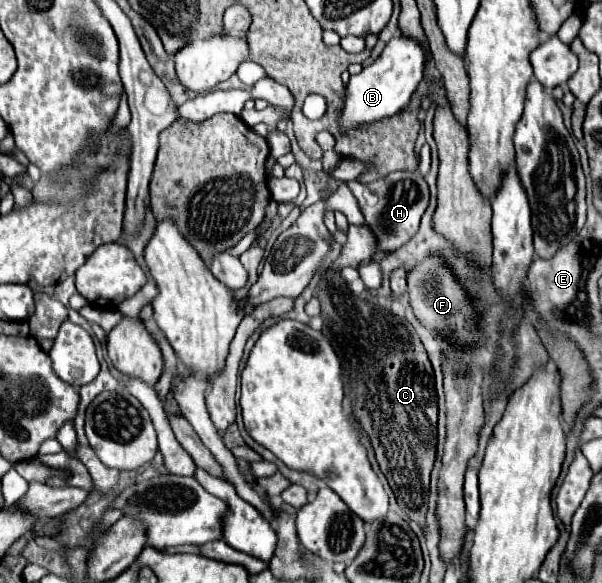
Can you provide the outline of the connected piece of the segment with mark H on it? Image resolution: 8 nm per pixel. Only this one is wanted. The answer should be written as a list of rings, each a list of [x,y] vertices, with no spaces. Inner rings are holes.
[[[420,171],[390,173],[388,177],[384,177],[380,181],[366,183],[366,185],[362,185],[358,181],[350,181],[348,187],[366,217],[366,225],[372,227],[376,237],[380,237],[382,251],[396,251],[418,231],[420,217],[426,211],[428,201],[430,201],[428,185],[426,185]],[[396,185],[400,185],[400,187],[396,187]]]

